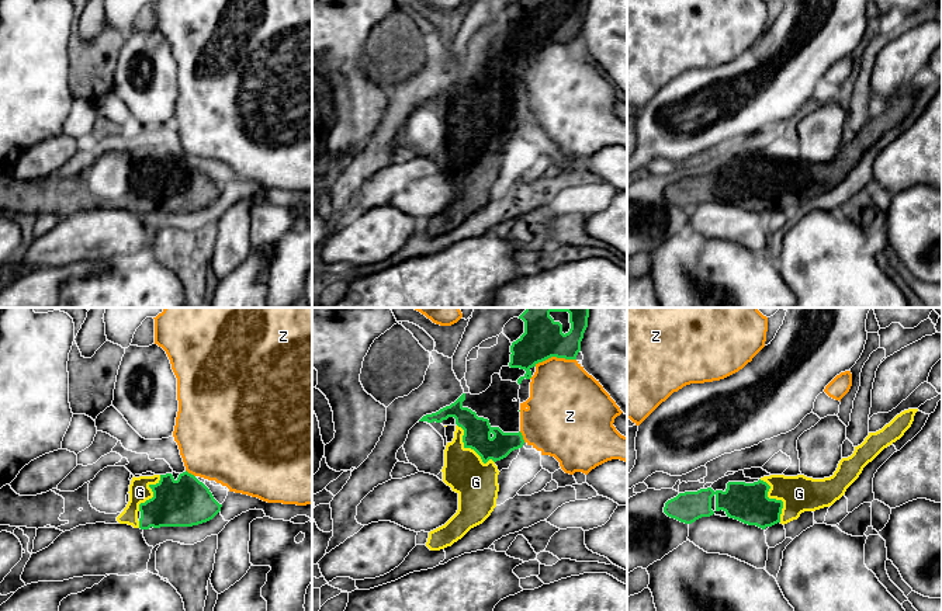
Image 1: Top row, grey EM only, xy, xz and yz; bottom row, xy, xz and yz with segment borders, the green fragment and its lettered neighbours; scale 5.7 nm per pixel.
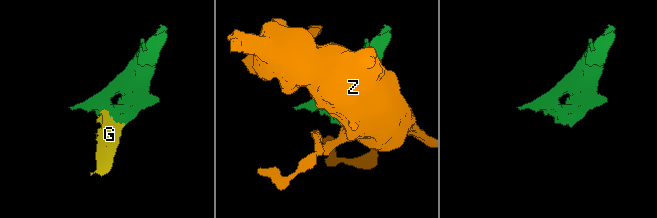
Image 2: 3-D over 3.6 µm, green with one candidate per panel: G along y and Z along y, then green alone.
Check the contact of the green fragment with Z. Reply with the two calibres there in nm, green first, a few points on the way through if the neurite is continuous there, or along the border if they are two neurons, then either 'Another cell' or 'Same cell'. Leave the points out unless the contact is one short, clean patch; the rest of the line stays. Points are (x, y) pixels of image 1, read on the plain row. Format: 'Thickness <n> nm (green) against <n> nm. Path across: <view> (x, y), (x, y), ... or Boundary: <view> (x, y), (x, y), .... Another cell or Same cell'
Thickness 240 nm (green) against 400 nm. Another cell

